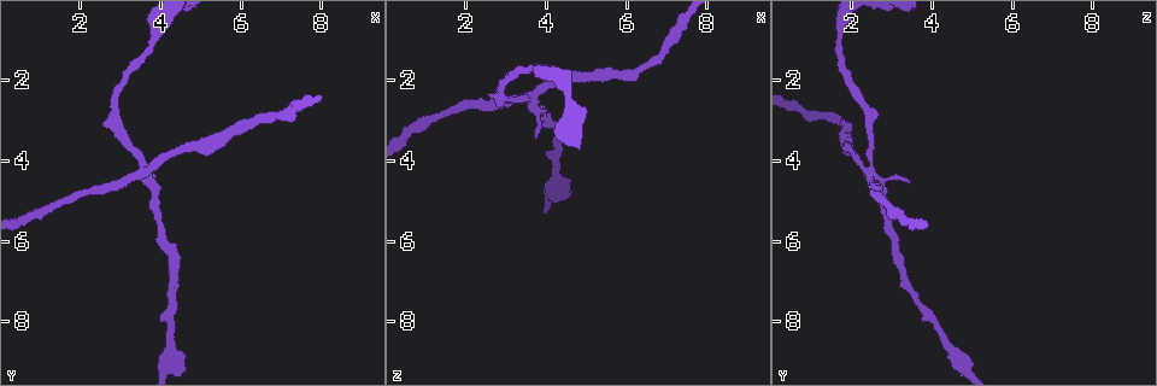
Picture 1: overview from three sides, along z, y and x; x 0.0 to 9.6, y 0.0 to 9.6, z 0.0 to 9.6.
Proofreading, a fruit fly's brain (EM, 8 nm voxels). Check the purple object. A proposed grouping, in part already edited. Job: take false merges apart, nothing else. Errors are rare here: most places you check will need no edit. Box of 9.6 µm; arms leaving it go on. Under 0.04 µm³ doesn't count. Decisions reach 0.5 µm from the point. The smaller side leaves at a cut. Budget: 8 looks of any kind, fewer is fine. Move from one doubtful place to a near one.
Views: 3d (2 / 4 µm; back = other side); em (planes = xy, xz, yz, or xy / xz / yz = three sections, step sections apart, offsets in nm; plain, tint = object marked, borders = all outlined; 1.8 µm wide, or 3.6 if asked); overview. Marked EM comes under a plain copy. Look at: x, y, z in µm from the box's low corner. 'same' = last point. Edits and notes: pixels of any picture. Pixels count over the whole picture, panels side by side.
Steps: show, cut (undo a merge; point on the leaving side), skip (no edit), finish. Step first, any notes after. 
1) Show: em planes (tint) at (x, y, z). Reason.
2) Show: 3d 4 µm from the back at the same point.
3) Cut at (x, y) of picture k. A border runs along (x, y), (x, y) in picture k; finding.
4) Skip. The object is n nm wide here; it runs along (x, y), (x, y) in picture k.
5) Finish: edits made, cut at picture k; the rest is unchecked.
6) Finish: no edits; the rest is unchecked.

Show: 3d 2 µm from the back at (3.60, 4.20, 2.40). Four arms meet.

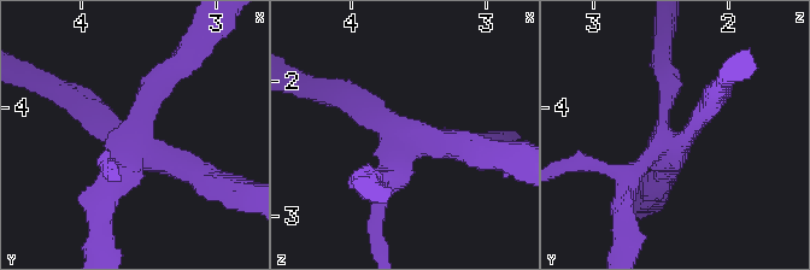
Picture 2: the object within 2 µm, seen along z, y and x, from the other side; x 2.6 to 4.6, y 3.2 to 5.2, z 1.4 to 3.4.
Show: em planes (tint) at (3.62, 4.24, 2.48).

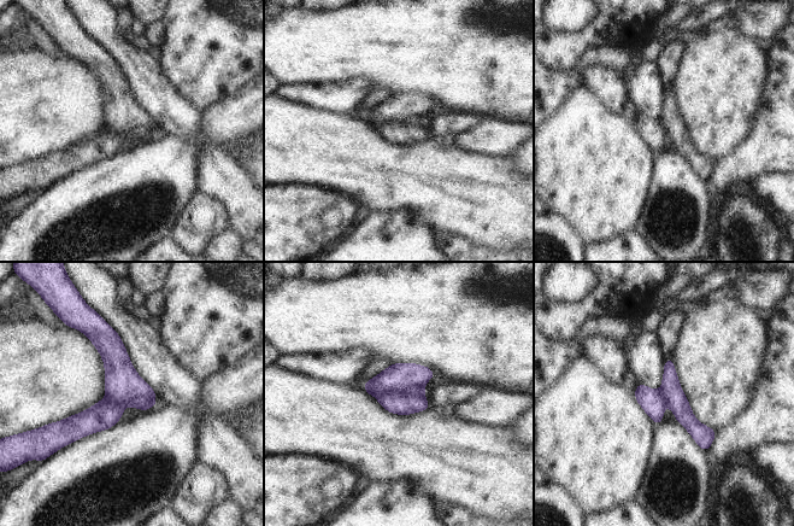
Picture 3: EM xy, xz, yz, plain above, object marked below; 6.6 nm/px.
Cut at (399, 377) of picture 3. A border runs along (423, 391), (387, 391), (376, 397) in picture 3; a second neuron is stuck on.

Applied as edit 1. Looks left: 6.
Show: em yz step 16 (tint) at (3.85, 0.70, 1.70). Sudden change in width.

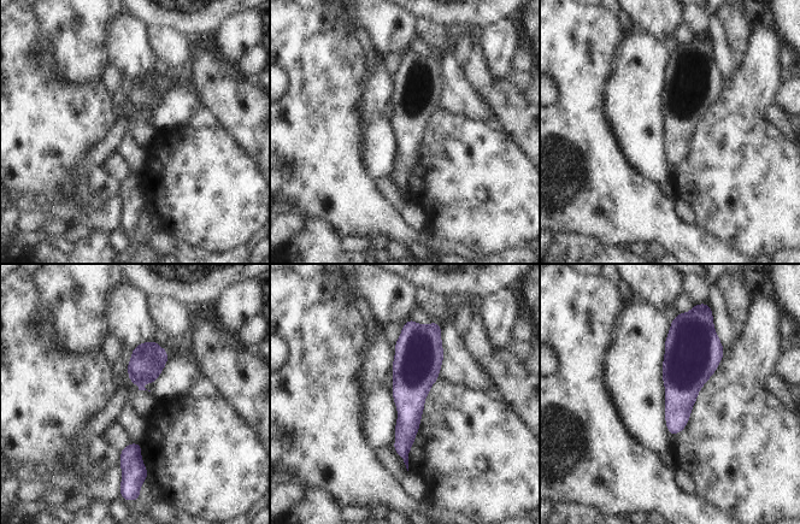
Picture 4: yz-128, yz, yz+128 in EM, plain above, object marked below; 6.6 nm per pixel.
Show: em planes (borders) at the same point.

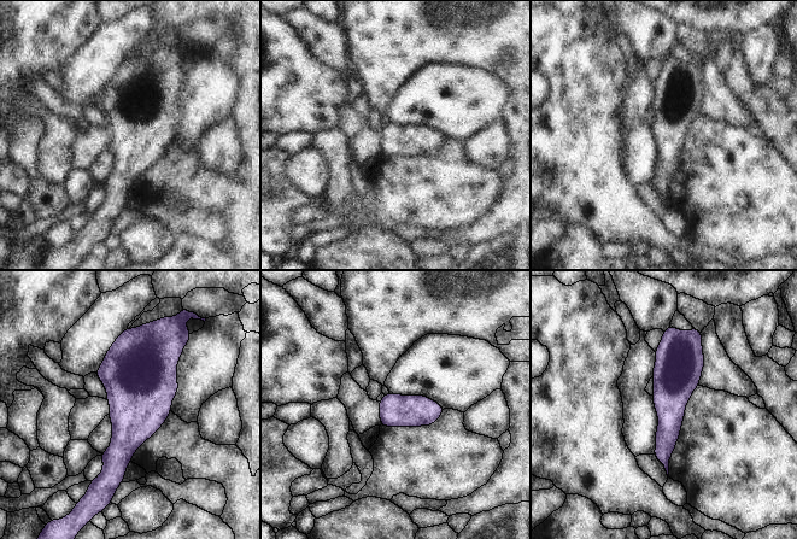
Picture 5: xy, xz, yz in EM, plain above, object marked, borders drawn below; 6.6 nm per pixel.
Skip. The object is 200 nm wide here; it runs along (672, 333), (666, 463) in picture 5; one neuron here.

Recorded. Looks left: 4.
Show: 3d 4 µm at (4.20, 8.50, 4.35). Thick turns thin.

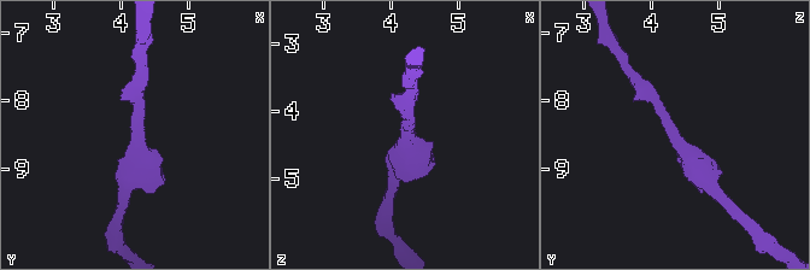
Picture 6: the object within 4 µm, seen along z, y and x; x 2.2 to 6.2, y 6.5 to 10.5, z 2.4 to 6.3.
Show: em planes (tint) at (4.25, 8.55, 4.30). The arms are 220, 440 nm wide; need the tissue.

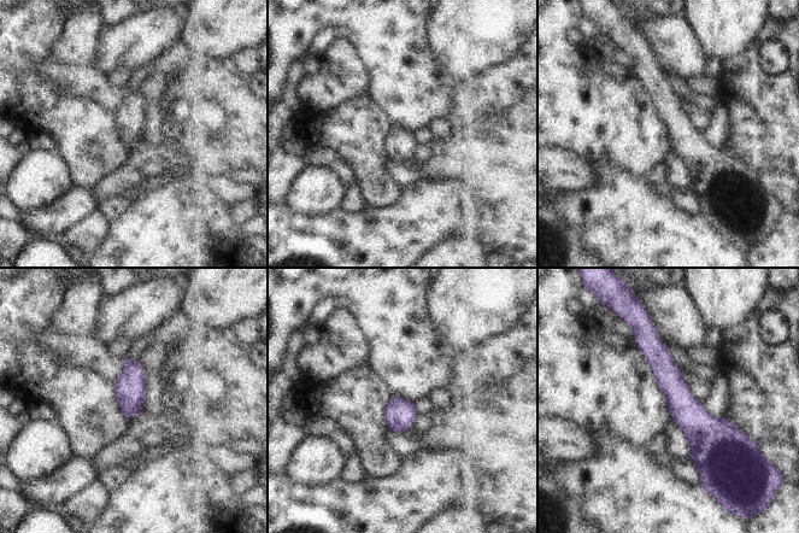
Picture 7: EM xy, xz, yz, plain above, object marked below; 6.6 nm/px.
Skip. The object is 200 nm wide here; it runs along (647, 335), (703, 431), (703, 468) in picture 7; all the same neuron.

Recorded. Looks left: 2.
Finish: edits made, cut at picture 3; the rest is unchecked.

